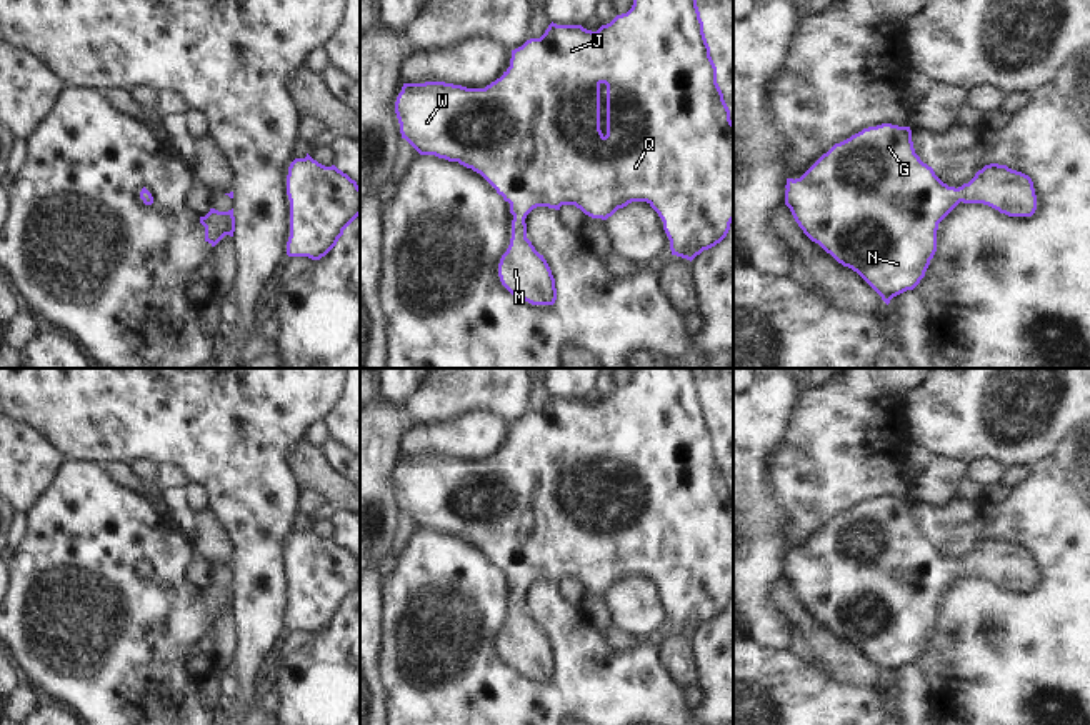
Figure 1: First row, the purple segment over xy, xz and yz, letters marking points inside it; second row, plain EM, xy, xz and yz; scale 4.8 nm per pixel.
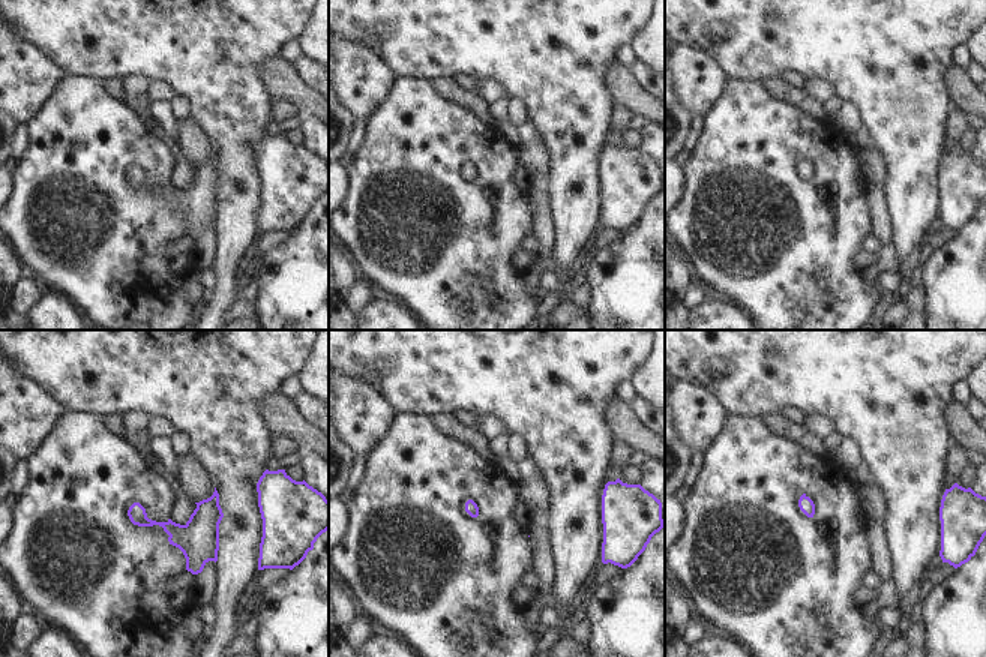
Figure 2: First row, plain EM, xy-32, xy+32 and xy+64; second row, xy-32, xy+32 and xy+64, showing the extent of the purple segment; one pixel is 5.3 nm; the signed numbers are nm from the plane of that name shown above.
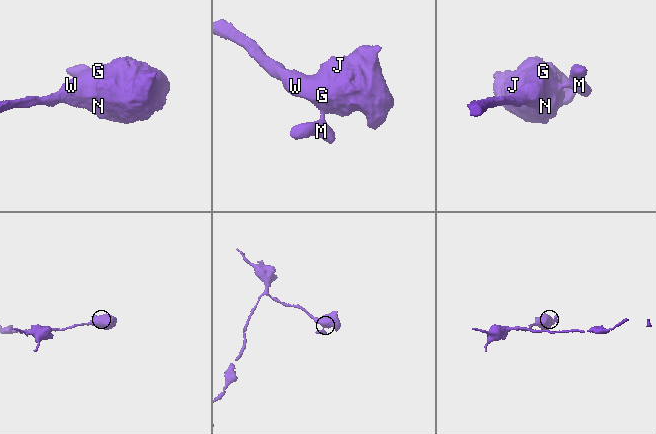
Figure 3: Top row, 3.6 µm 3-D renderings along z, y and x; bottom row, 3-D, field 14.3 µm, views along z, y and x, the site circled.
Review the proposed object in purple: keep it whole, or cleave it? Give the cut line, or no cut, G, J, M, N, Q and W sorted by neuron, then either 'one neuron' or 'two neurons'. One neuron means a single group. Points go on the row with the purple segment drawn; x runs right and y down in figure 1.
no cut | G J M N Q W | one neuron

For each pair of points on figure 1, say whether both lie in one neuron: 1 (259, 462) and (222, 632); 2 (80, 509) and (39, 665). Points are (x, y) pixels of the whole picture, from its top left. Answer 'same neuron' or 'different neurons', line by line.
1: different neurons
2: same neuron

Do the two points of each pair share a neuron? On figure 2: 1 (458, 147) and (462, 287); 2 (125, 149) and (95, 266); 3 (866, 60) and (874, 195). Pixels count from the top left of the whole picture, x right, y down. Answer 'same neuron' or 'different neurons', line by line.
1: same neuron
2: same neuron
3: different neurons

